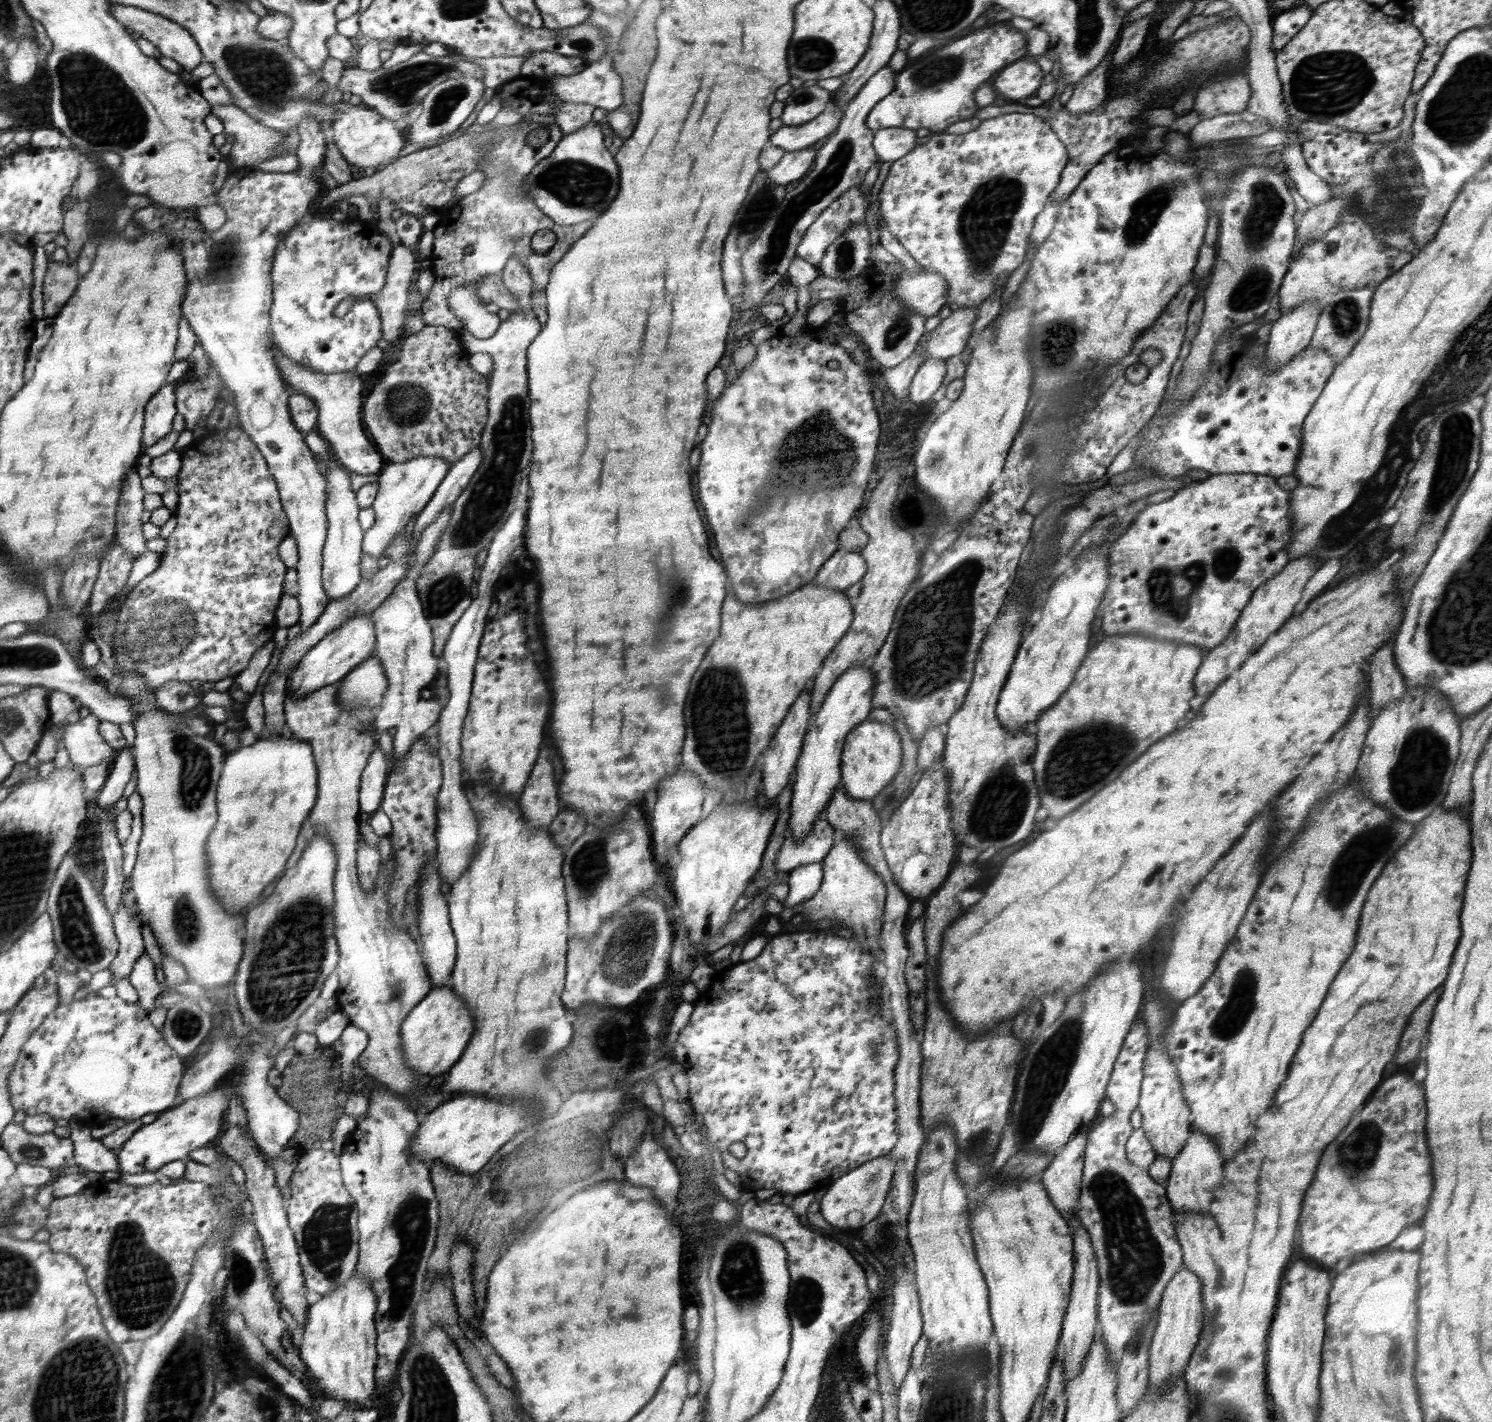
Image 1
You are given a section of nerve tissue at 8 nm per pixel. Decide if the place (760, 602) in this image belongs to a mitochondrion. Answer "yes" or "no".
no

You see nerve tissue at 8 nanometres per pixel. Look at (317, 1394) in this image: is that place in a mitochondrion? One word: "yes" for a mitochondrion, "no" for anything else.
no

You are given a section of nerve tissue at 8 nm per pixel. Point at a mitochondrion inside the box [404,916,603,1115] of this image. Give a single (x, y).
(534, 1046)

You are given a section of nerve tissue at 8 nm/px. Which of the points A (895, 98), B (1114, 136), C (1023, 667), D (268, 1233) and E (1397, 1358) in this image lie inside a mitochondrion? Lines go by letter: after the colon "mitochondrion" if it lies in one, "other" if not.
A: other
B: other
C: other
D: other
E: mitochondrion

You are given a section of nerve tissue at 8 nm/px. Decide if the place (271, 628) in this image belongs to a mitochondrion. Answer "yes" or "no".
no

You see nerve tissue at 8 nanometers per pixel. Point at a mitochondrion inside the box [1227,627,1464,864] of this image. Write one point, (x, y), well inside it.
(1417, 776)

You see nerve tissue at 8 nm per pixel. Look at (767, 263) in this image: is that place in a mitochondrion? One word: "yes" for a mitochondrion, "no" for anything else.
yes

